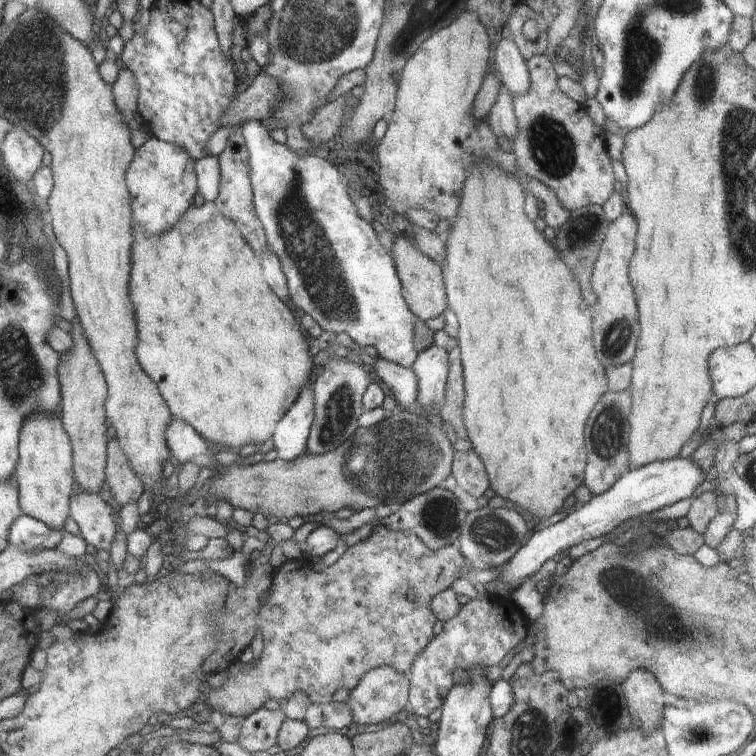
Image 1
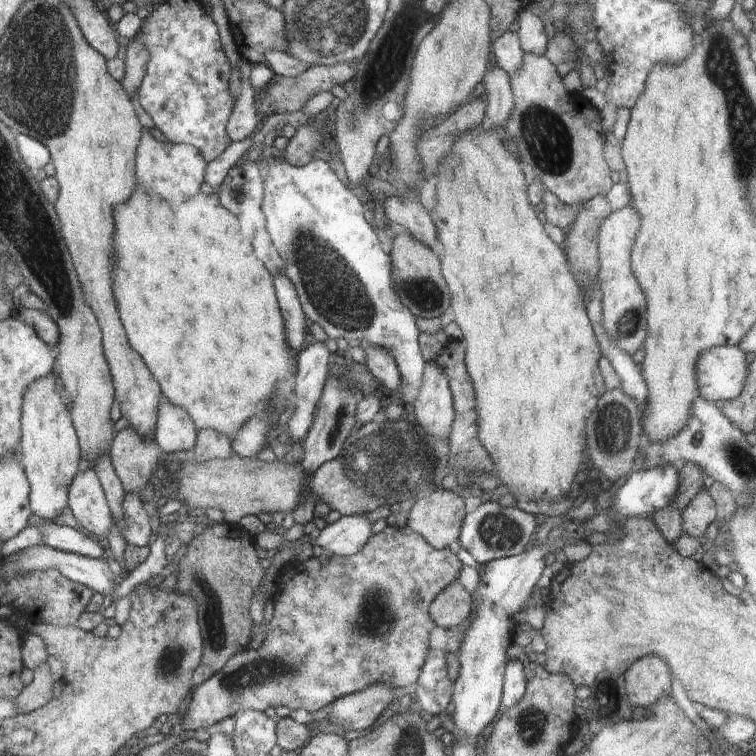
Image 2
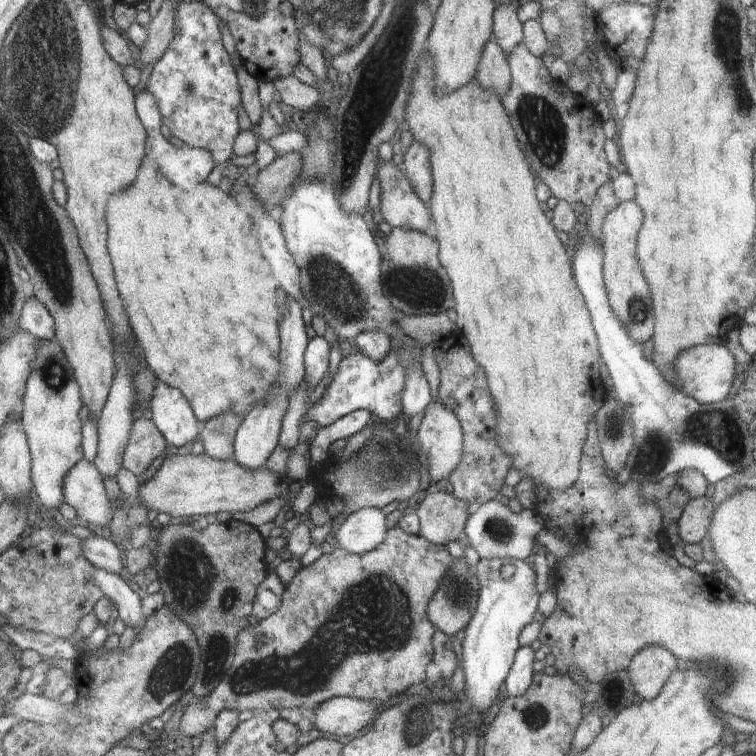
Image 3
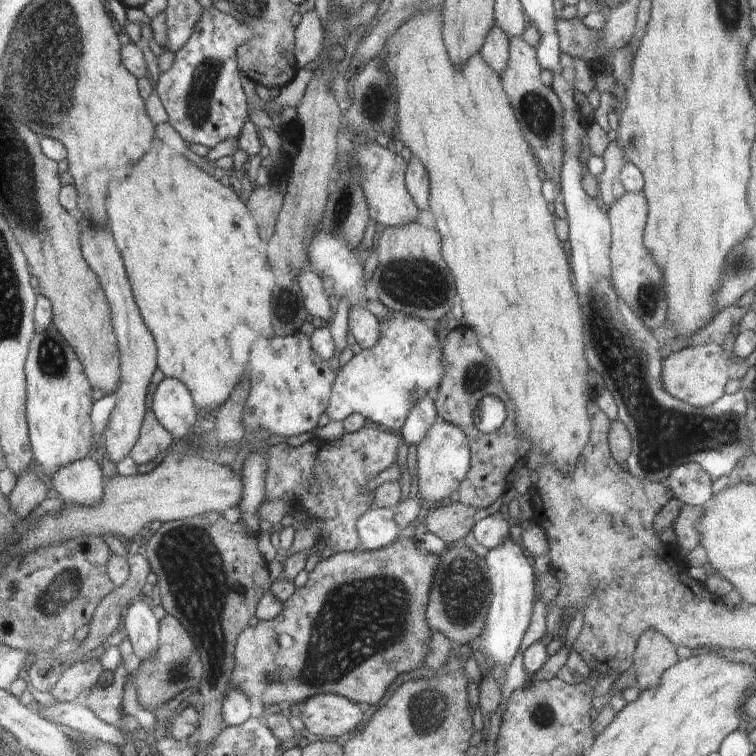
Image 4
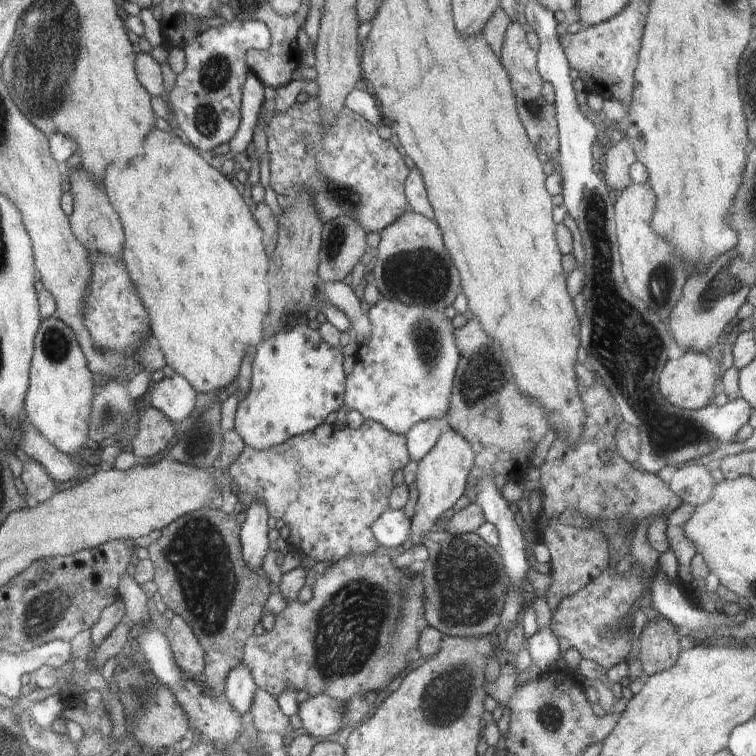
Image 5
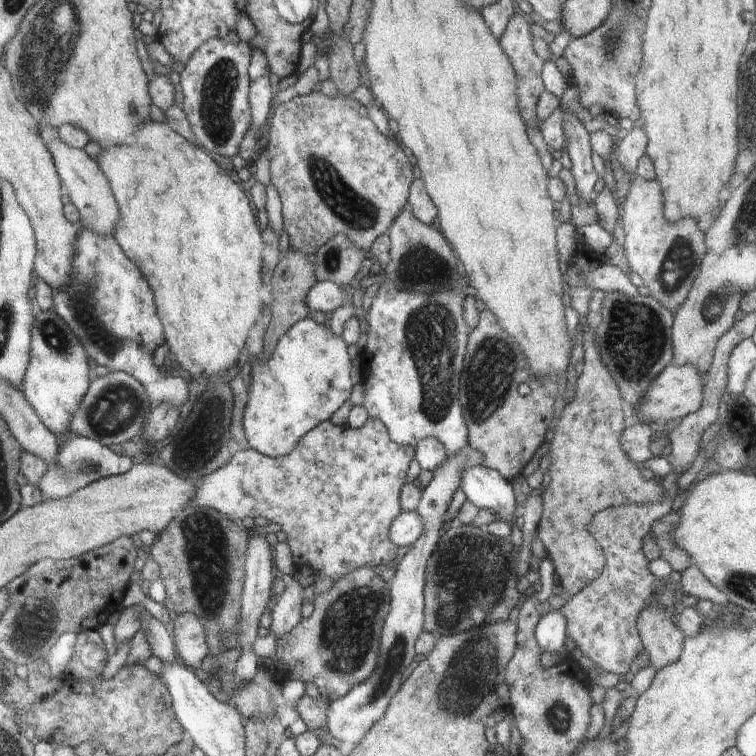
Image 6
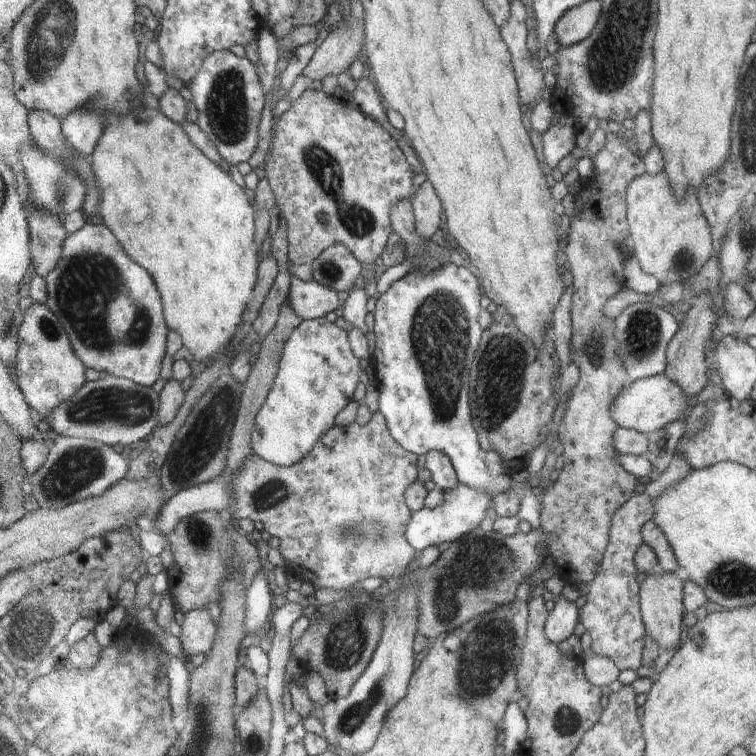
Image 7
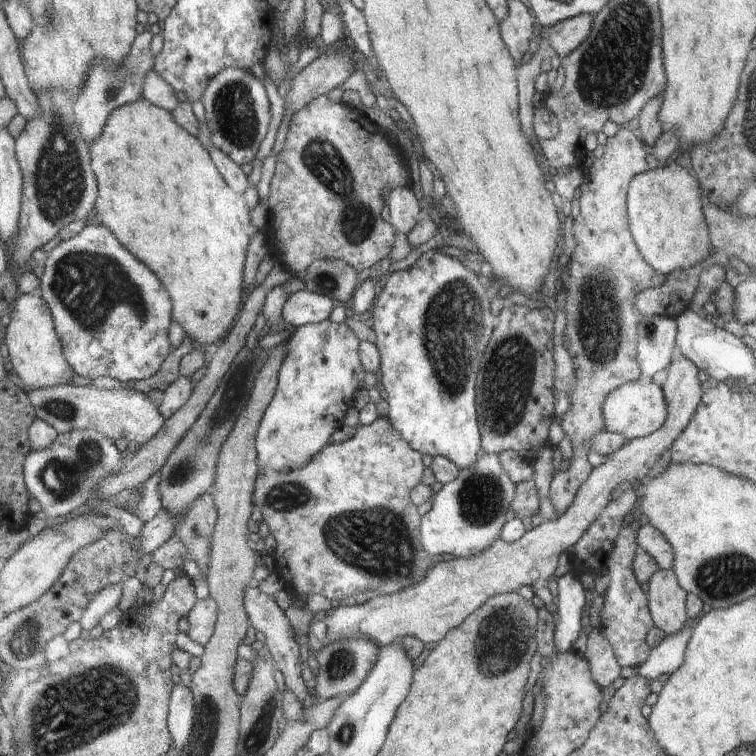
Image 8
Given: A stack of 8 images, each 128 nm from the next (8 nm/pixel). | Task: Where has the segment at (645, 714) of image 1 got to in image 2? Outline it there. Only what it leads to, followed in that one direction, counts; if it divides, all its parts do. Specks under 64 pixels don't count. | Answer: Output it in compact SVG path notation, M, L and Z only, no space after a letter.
M644 656L636 660L624 676L628 700L632 705L644 702L648 707L671 694L672 672L658 656Z

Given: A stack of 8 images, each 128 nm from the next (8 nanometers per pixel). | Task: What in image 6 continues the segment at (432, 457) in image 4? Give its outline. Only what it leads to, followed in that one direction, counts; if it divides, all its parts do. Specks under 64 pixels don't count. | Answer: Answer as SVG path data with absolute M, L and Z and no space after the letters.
M472 447L462 448L458 454L449 454L446 462L432 471L432 480L428 486L421 491L421 503L418 504L416 512L426 520L426 532L418 538L406 554L395 561L396 570L393 579L390 580L390 604L388 618L385 619L384 636L381 638L380 651L378 652L377 668L362 683L358 684L342 699L336 699L329 702L329 718L326 720L326 726L329 733L338 738L341 742L348 744L358 744L374 726L376 720L380 720L385 714L386 707L394 694L402 686L402 675L412 662L417 660L415 651L415 642L425 623L423 608L425 605L424 596L424 570L429 558L434 552L438 543L440 530L444 529L444 515L449 509L454 494L458 488L461 488L462 472L470 466L484 464L484 454Z

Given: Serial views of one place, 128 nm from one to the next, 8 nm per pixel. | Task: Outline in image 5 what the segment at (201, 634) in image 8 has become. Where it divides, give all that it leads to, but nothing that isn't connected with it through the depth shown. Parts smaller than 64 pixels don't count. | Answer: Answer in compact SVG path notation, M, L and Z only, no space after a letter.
M175 615L171 622L165 623L165 631L172 644L176 664L182 672L190 677L202 674L205 670L205 650L186 620Z

